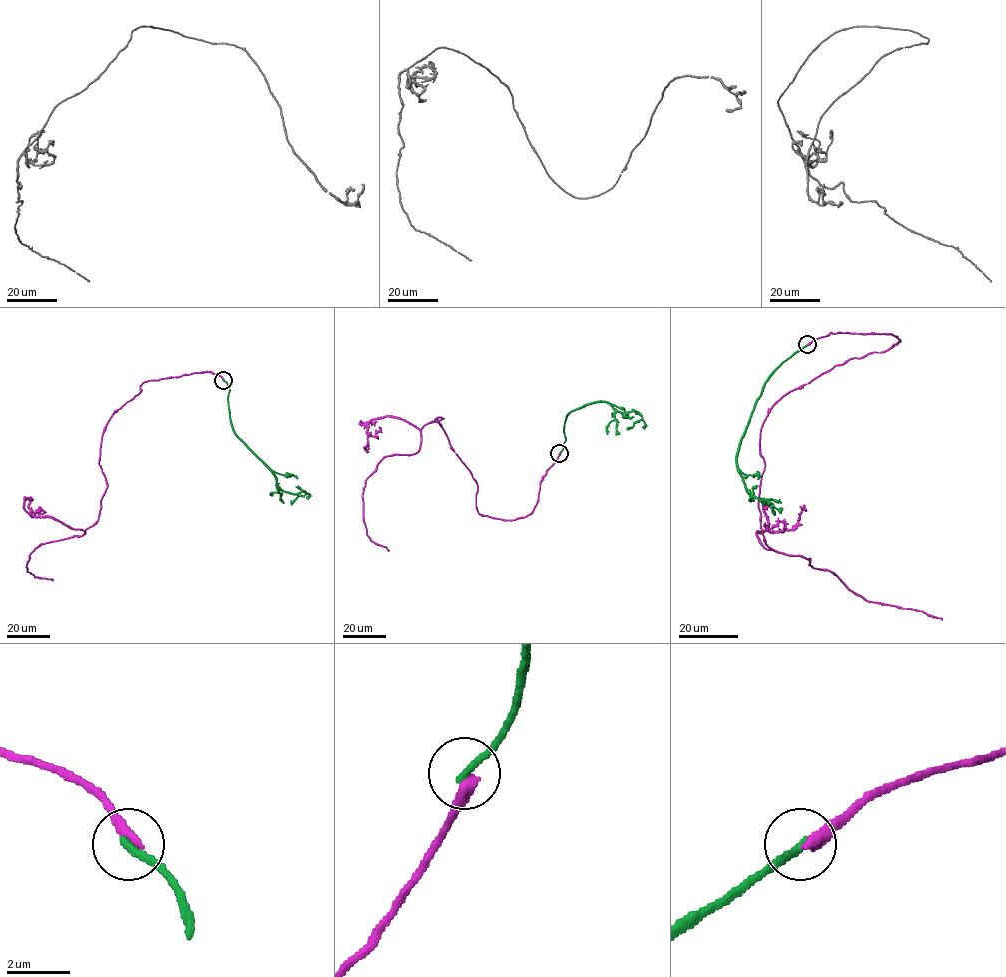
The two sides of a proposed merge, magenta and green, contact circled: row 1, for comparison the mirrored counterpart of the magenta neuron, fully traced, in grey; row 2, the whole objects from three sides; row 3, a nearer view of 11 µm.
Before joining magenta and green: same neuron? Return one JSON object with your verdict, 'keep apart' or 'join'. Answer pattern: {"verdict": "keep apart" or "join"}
{"verdict": "keep apart"}

